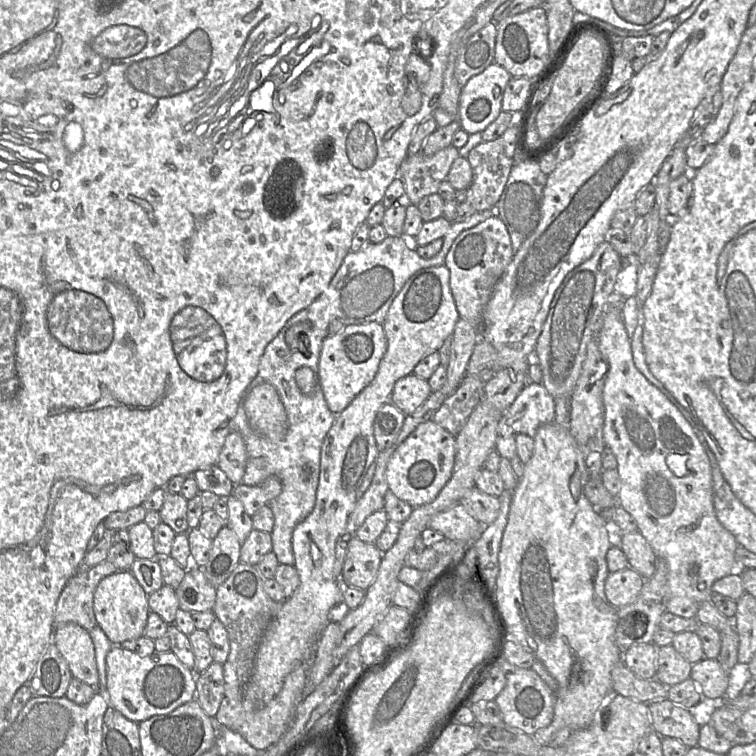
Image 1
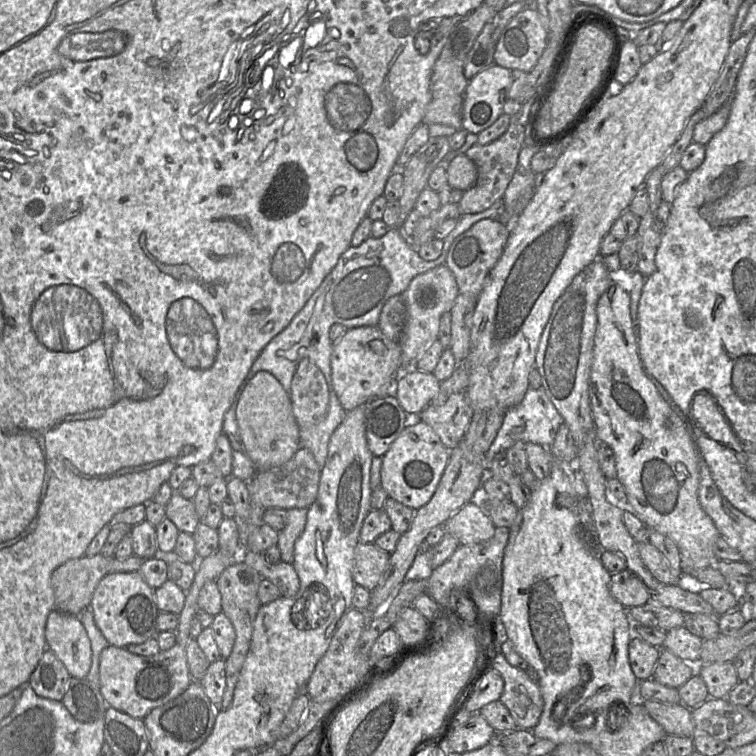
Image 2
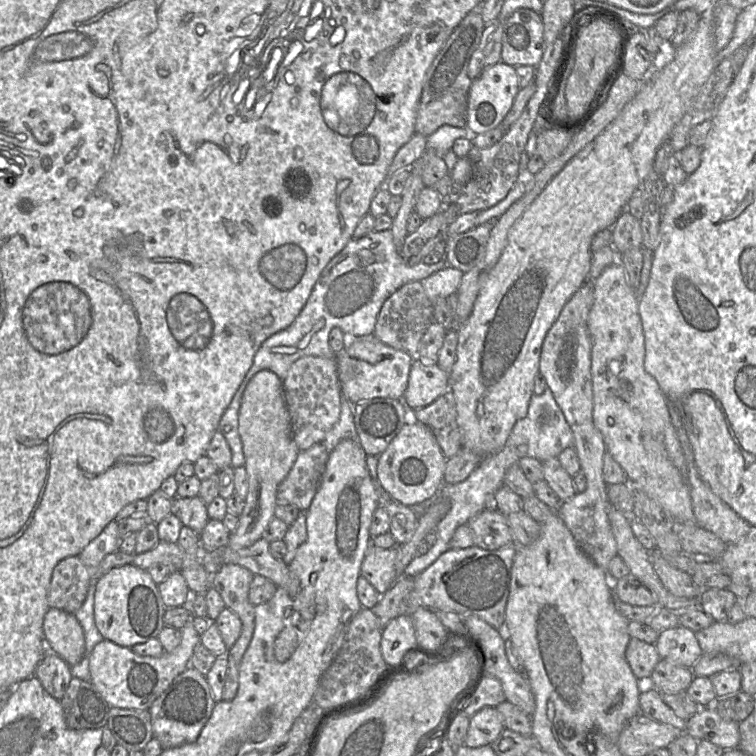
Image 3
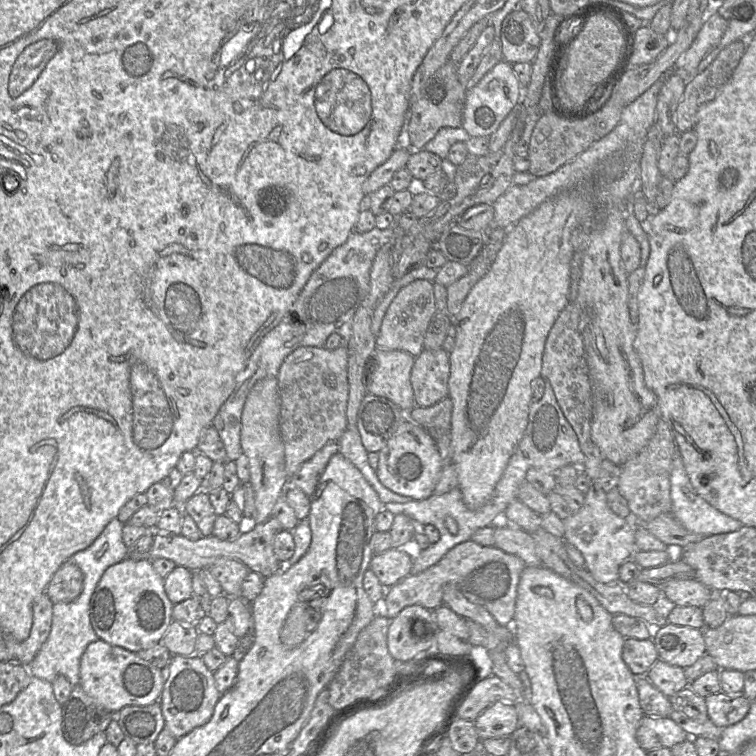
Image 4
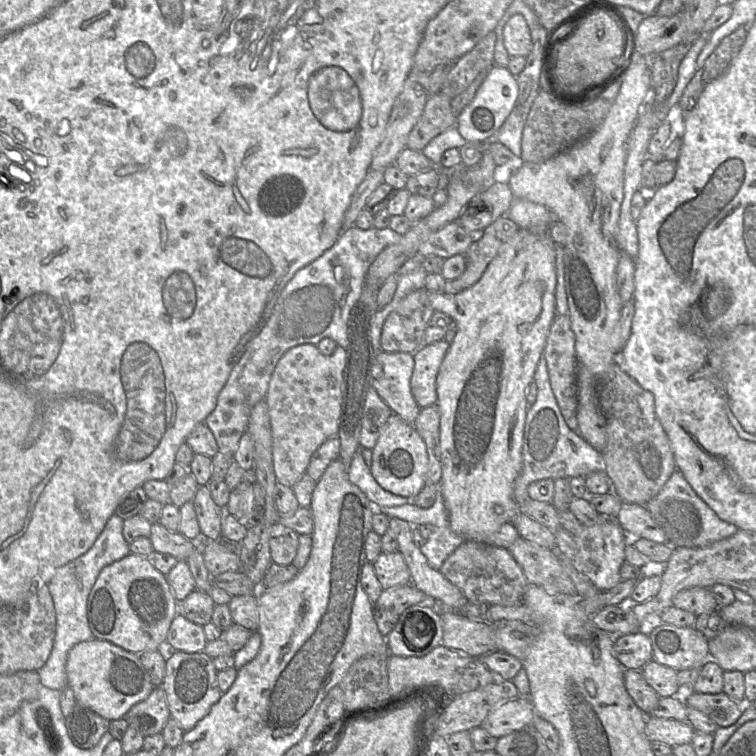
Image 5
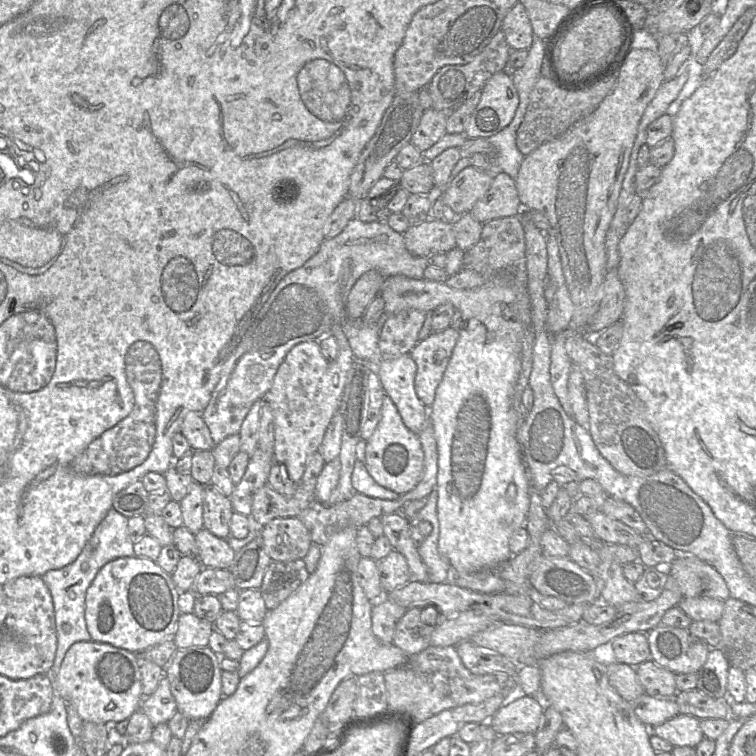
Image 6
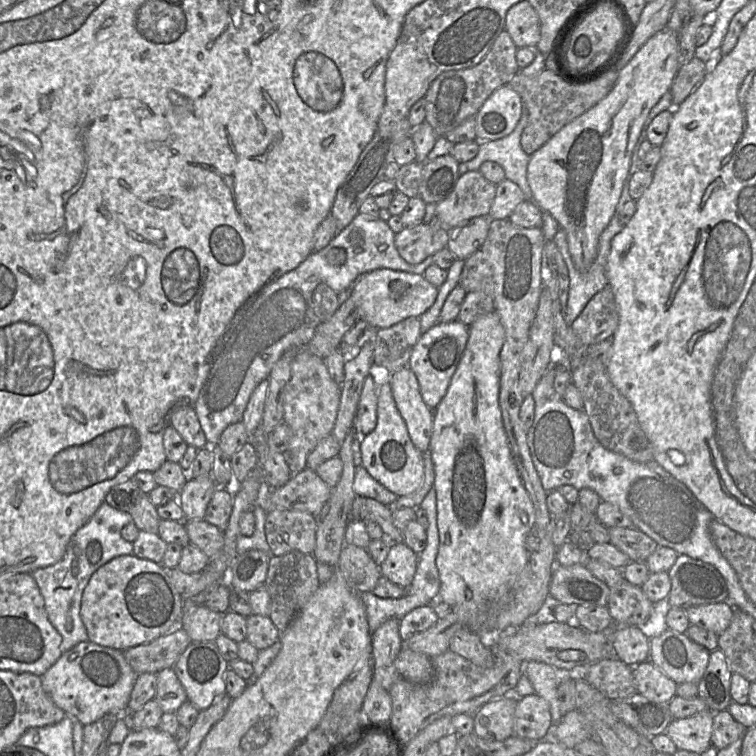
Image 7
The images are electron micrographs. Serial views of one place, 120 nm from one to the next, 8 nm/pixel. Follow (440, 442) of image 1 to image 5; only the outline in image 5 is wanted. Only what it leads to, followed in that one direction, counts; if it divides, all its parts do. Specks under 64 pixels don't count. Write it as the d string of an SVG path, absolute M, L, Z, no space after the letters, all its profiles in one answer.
M392 413L372 449L371 473L377 483L395 495L414 498L425 486L428 472L426 445L413 424Z

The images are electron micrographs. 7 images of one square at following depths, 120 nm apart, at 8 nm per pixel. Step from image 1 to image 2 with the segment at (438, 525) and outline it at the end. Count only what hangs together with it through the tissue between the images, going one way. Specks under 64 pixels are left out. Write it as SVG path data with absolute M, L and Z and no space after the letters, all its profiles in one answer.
M469 502L445 522L445 532L454 535L460 545L477 544L494 536L495 525L479 505Z

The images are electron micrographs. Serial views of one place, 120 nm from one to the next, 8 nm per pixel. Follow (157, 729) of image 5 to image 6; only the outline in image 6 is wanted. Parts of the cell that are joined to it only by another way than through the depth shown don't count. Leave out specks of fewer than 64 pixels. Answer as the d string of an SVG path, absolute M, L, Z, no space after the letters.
M166 675L159 681L154 693L141 701L139 709L148 717L154 727L159 724L167 724L177 712L177 705Z

